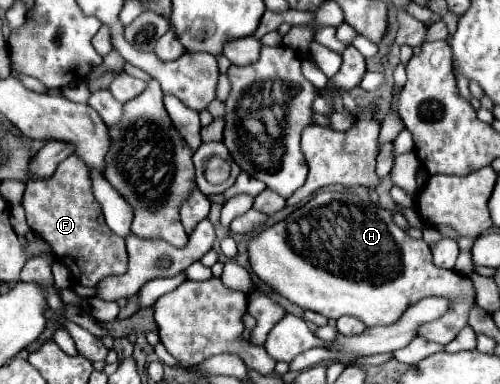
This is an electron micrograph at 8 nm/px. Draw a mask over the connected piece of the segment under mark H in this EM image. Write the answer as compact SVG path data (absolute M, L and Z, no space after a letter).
M322 191L314 195L304 207L296 209L292 213L292 229L290 229L290 217L286 221L276 223L274 227L266 227L260 231L258 237L254 237L248 245L248 257L252 271L274 291L278 291L282 297L290 299L292 303L316 311L328 319L338 319L342 315L352 315L360 319L366 327L388 327L398 323L402 313L418 303L424 297L446 297L450 301L448 311L438 317L436 321L430 321L418 328L417 335L448 345L462 327L468 325L470 309L476 303L476 289L472 281L456 271L440 269L432 263L432 253L428 249L426 241L416 241L408 237L394 221L392 213L386 209L376 209L368 201L362 201L354 193L332 193Z

